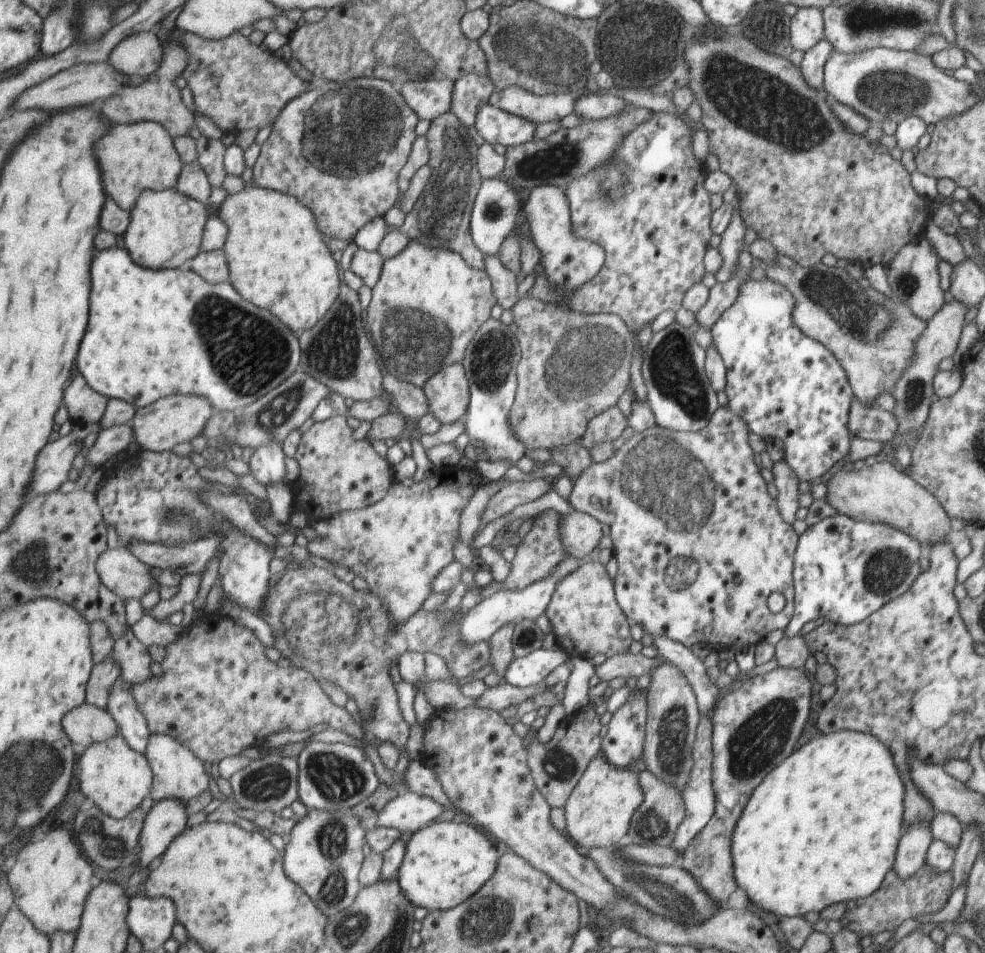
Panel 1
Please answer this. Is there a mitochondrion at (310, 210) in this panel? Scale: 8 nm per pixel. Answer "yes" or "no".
no

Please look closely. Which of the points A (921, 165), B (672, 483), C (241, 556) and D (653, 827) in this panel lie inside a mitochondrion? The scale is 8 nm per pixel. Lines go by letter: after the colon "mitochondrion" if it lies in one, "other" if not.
A: other
B: mitochondrion
C: other
D: mitochondrion

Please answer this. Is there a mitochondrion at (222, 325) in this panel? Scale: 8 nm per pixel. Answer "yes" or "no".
yes

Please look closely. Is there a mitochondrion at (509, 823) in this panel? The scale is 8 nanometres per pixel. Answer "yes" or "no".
no

